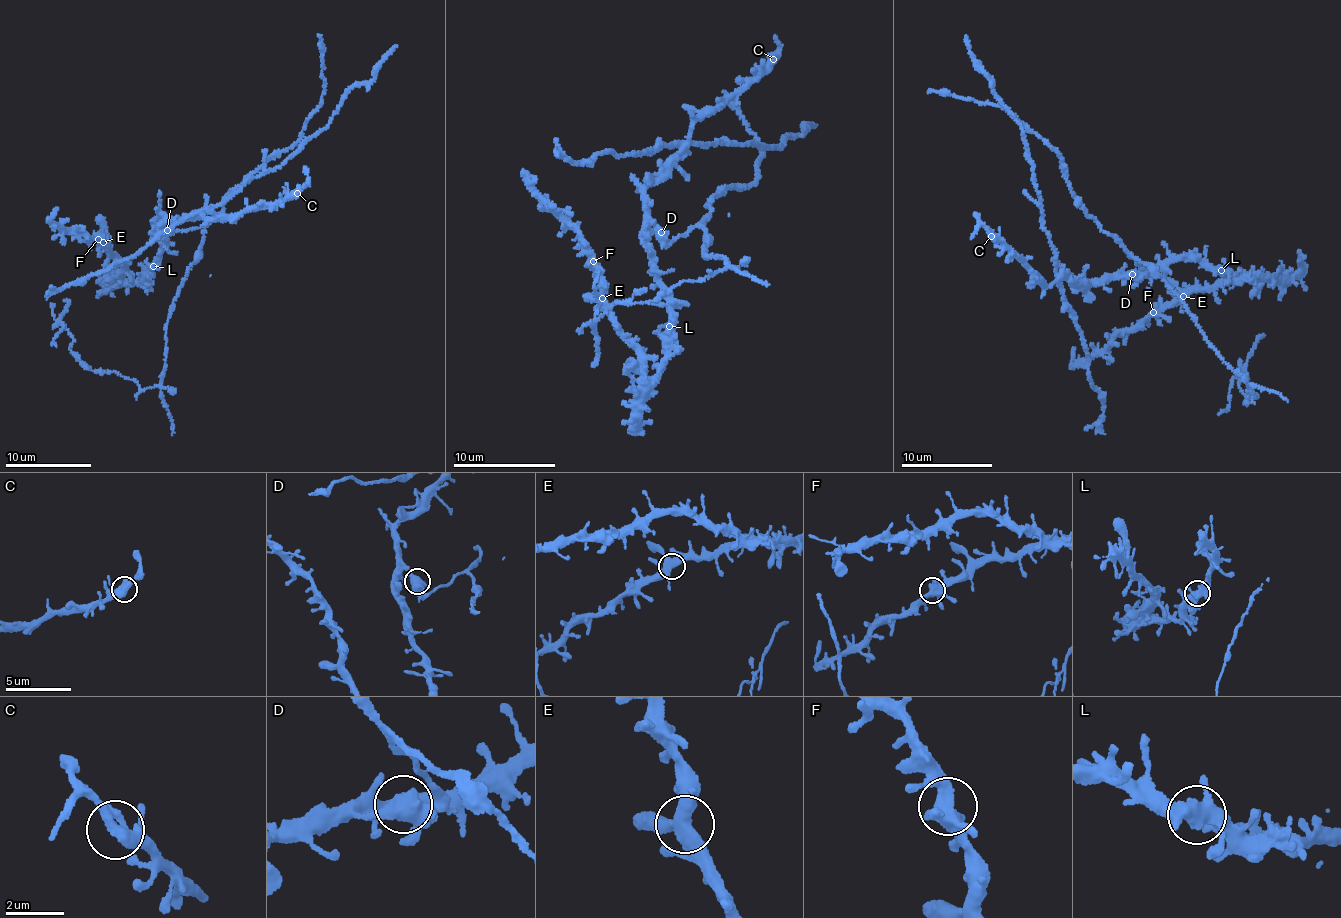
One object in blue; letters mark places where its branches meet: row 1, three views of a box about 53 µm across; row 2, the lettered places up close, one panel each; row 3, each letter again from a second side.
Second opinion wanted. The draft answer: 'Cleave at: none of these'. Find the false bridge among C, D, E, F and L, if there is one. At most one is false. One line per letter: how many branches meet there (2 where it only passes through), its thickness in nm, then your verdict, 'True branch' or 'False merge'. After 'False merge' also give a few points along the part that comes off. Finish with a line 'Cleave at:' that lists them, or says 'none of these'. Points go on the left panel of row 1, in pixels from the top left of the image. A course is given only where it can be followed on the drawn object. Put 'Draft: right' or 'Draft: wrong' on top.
Draft: wrong
C: Branches: 2. Thickness 440 nm. True branch
D: Branches: 3. Thickness 500 nm. False merge. Course of the part to remove: (167, 230), (206, 225), (323, 103), (333, 112), (224, 202), (50, 287)
E: Branches: 3. Thickness 480 nm. True branch
F: Branches: 4. Thickness 480 nm. True branch
L: Branches: 4. Thickness 460 nm. True branch
Cleave at: D

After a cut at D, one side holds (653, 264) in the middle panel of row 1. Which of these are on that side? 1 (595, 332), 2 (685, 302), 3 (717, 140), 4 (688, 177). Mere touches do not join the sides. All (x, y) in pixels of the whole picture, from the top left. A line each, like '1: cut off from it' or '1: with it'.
1: cut off from it
2: with it
3: cut off from it
4: with it

